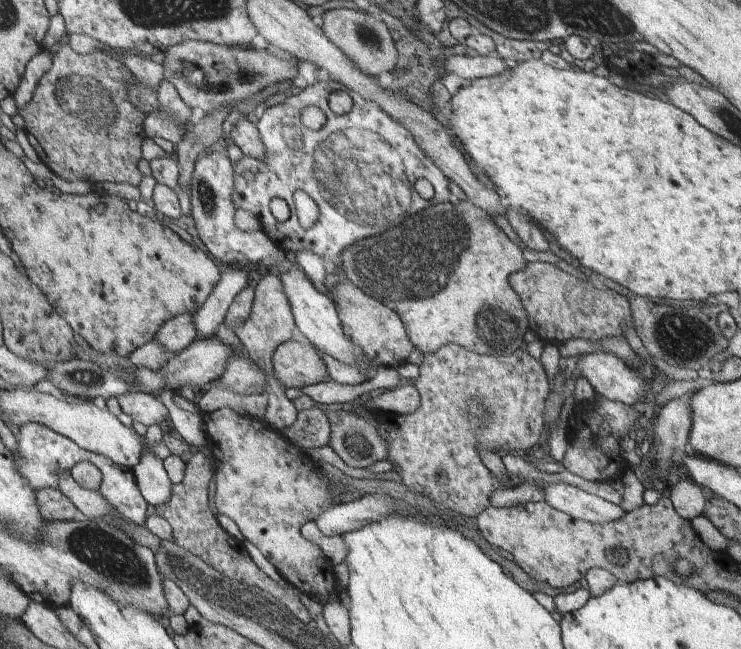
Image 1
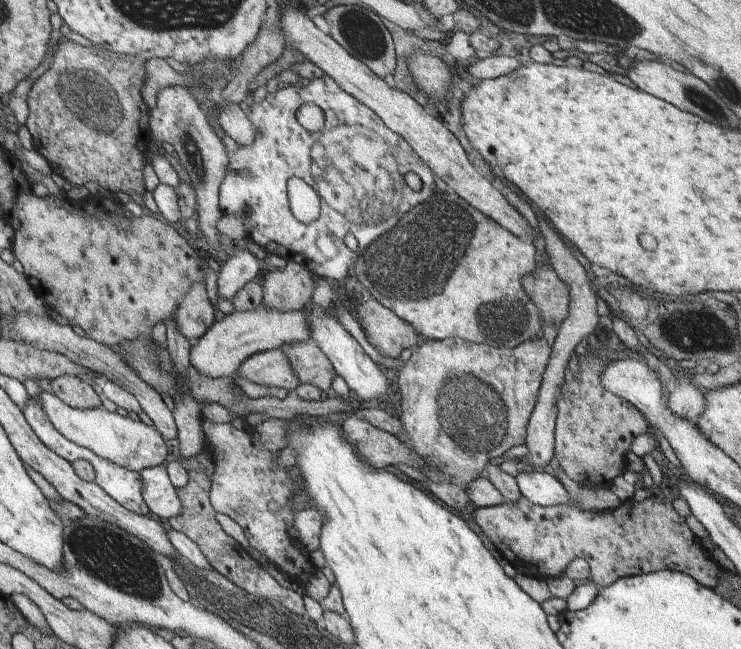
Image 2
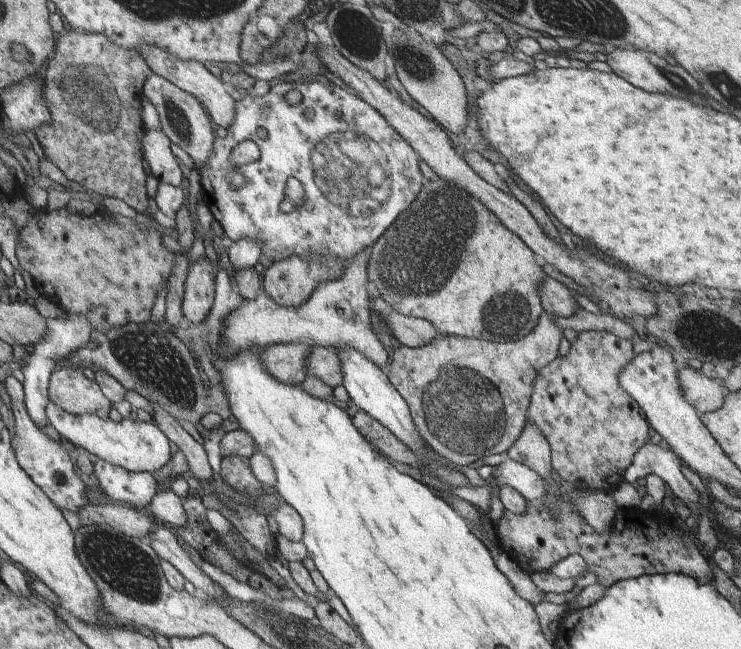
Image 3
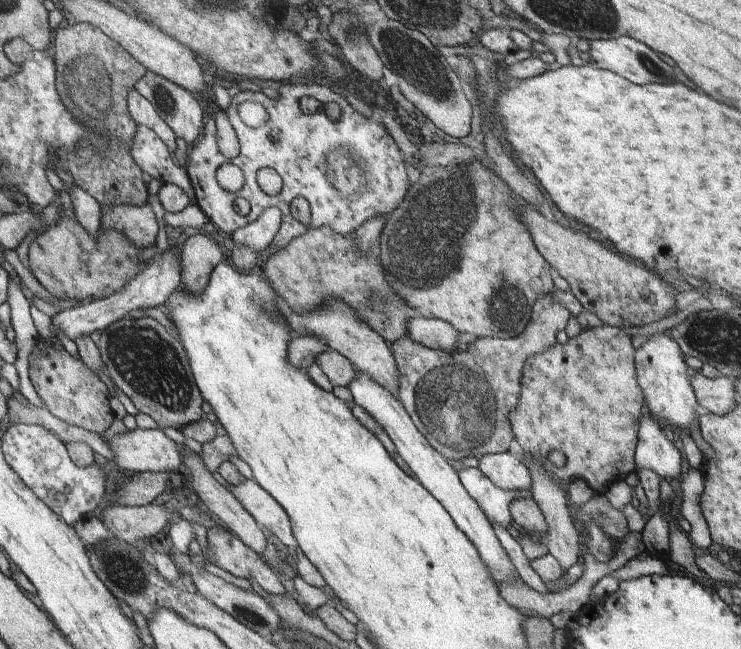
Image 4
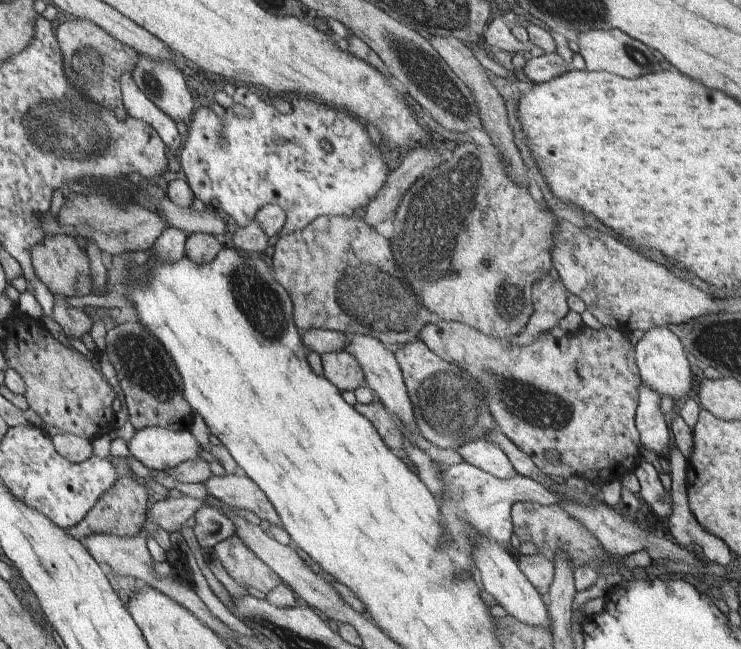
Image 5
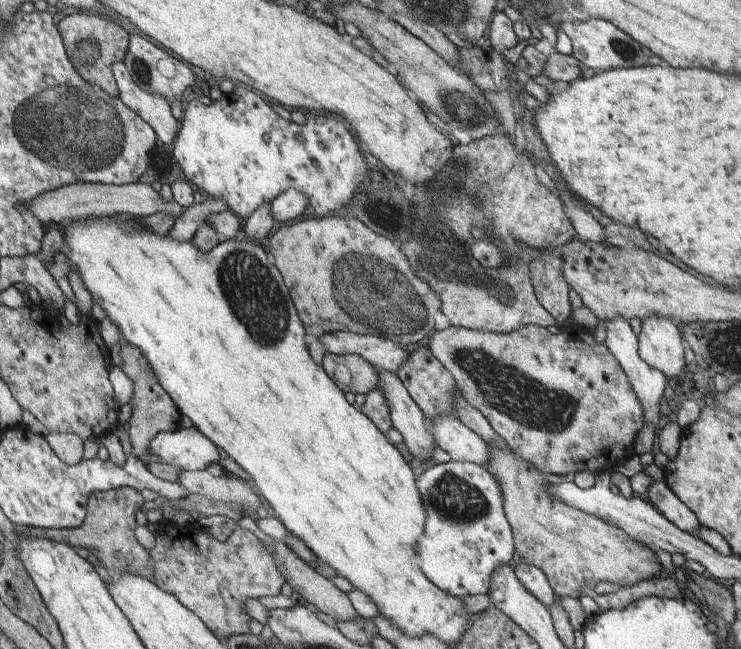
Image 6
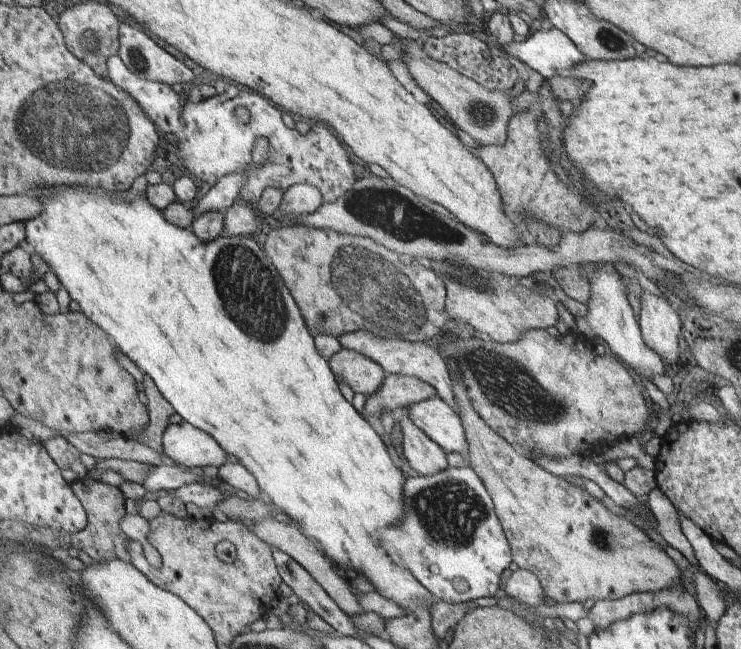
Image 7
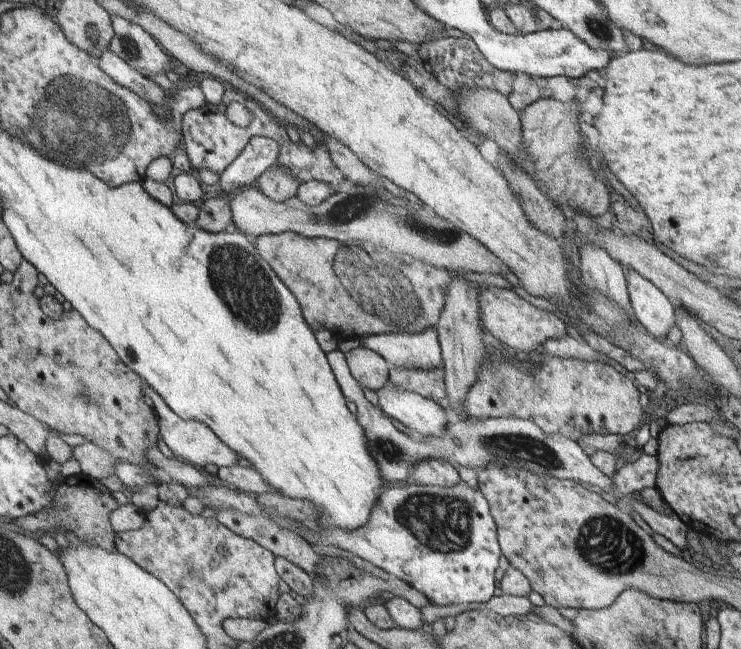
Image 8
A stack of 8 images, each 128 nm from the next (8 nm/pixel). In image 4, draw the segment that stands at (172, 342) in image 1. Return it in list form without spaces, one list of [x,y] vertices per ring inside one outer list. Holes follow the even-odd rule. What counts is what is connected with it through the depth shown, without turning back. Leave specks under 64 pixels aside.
[[[196,234],[186,240],[181,248],[181,286],[184,286],[187,294],[200,294],[206,288],[210,274],[222,262],[222,256],[217,238]]]

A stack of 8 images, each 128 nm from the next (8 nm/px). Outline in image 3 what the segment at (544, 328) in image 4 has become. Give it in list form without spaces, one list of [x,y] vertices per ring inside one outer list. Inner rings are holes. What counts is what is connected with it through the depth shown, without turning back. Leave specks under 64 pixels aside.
[[[543,311],[532,334],[517,341],[497,342],[486,338],[441,335],[423,347],[402,345],[395,350],[388,376],[409,406],[412,420],[426,446],[456,466],[480,464],[480,460],[508,452],[510,446],[514,446],[514,440],[524,428],[526,410],[529,410],[539,372],[557,359],[558,348],[564,344],[564,331],[550,320],[551,316]]]

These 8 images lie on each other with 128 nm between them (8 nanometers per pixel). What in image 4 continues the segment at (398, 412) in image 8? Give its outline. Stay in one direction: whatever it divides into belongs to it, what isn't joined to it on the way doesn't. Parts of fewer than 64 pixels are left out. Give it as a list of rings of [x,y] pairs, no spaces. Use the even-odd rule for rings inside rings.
[[[510,452],[484,455],[479,460],[479,467],[496,487],[506,491],[531,490],[533,480],[530,469]]]

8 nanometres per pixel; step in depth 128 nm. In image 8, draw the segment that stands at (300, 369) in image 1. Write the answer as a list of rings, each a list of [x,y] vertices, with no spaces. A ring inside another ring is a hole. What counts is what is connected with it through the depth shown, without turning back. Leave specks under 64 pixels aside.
[[[357,345],[347,353],[348,367],[359,384],[368,390],[380,390],[389,383],[390,365],[378,352]]]

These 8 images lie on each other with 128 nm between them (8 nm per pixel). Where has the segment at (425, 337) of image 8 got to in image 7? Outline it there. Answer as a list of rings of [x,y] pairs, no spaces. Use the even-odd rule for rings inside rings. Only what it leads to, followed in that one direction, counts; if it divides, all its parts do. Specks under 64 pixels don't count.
[[[352,331],[337,338],[342,348],[353,352],[363,353],[371,360],[378,362],[387,374],[402,374],[416,379],[421,379],[431,388],[436,390],[436,396],[446,401],[452,409],[456,409],[456,400],[452,396],[452,379],[447,363],[440,352],[434,347],[428,346],[425,341],[411,342],[401,340],[400,337],[382,337],[366,331]]]

